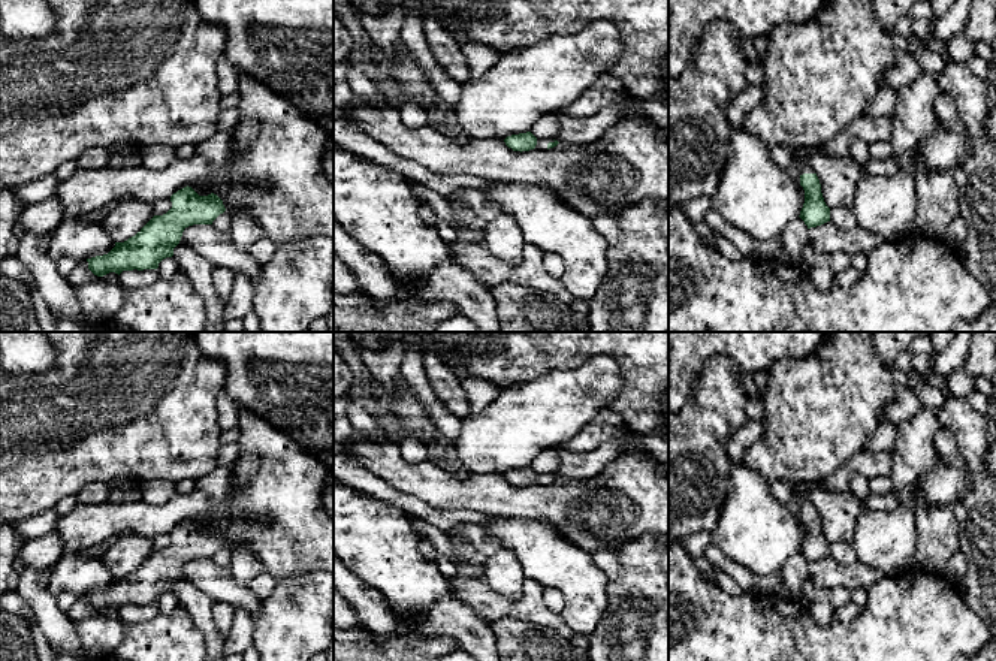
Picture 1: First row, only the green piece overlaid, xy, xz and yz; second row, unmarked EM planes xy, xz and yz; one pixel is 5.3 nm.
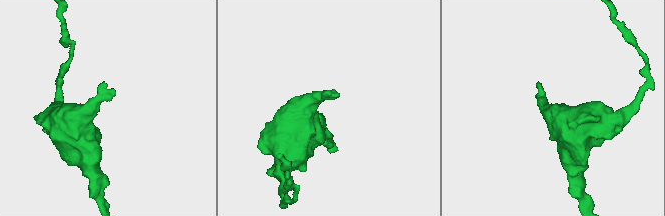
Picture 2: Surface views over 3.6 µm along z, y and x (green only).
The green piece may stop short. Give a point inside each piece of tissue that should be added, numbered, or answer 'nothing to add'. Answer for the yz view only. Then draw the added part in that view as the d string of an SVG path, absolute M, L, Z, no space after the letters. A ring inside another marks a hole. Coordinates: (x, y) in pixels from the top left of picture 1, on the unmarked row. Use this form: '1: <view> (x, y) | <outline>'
1: yz (805, 503) | M796 485L796 492L794 494L800 494L800 508L815 508L812 501L809 499L809 494L808 491L802 489L799 485Z

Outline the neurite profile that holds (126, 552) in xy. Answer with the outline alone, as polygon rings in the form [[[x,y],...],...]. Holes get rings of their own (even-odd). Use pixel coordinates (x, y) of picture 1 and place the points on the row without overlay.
[[[126,532],[111,540],[100,558],[115,577],[124,577],[141,567],[153,552],[151,538]]]

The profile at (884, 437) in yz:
[[[882,422],[869,438],[864,450],[873,453],[893,450],[897,432],[899,428],[896,423]]]

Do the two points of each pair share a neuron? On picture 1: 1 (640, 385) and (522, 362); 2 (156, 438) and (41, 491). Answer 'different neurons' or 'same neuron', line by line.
1: same neuron
2: same neuron

